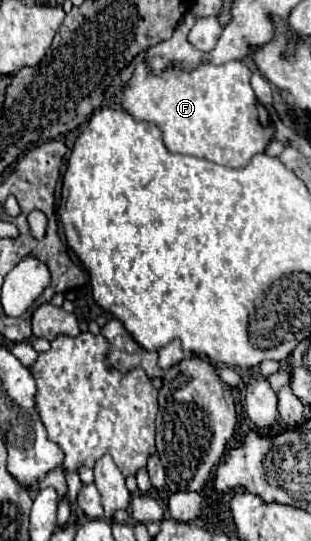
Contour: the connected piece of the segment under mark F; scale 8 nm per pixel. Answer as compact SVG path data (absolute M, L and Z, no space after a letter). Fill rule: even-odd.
M239 60L217 66L208 63L189 73L173 69L163 75L151 75L147 63L139 63L123 93L123 109L127 109L135 119L155 123L163 131L165 147L171 153L187 153L227 167L245 167L253 155L265 151L275 131L265 107L257 101L251 89L251 75L251 70Z

